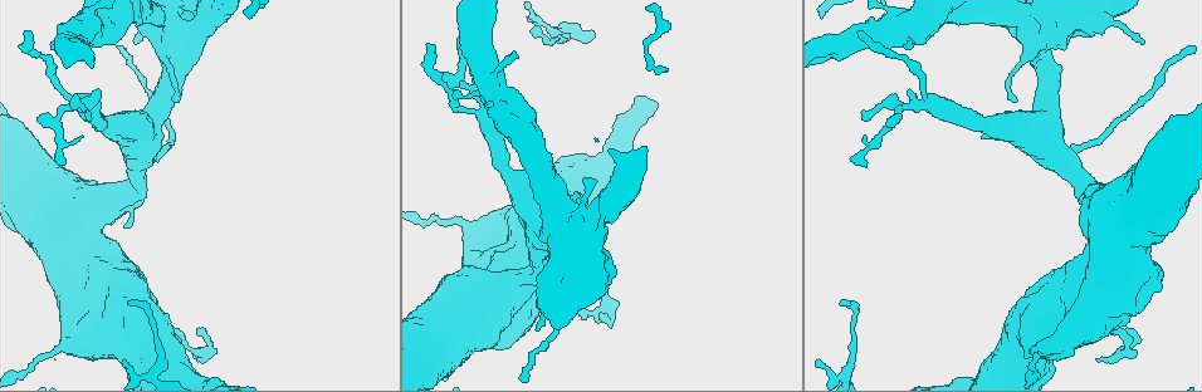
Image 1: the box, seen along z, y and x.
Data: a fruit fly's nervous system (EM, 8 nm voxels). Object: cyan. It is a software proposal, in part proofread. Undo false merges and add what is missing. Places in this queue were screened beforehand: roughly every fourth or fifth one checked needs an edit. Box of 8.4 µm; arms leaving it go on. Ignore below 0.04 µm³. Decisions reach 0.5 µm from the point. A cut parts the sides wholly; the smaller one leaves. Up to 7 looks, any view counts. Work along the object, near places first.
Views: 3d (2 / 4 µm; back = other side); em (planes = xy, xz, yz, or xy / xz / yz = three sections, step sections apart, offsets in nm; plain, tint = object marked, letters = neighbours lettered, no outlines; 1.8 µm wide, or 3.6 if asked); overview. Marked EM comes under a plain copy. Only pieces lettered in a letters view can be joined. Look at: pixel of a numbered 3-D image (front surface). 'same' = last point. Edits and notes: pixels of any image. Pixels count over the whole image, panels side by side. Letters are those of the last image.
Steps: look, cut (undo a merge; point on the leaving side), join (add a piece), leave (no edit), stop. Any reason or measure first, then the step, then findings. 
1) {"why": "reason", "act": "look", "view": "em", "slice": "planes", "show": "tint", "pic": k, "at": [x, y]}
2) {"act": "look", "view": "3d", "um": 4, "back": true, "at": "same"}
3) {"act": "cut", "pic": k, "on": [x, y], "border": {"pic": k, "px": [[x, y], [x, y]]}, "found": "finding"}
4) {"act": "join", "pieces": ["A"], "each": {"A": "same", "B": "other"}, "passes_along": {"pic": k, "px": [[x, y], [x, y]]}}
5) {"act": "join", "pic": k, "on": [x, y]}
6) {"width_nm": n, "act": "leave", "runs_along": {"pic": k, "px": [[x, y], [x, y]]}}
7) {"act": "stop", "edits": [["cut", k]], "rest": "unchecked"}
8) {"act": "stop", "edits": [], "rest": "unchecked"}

{"why": "sharp bend", "act": "look", "view": "3d", "um": 4, "pic": 1, "at": [178, 43]}

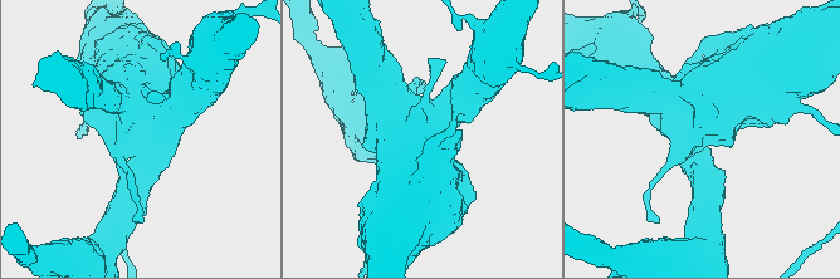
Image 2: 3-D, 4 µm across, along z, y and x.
{"act": "look", "view": "em", "um": 3.6, "slice": "planes", "show": "letters", "pic": 2, "at": [694, 138]}

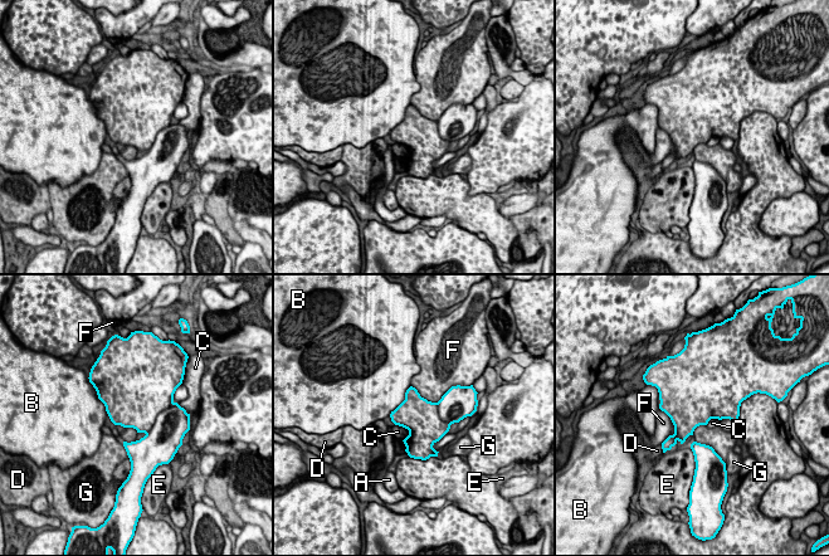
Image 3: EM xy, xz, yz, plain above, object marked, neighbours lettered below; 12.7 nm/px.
{"act": "cut", "pic": 3, "on": [142, 404], "each": {"A": "other", "B": "other", "C": "other", "D": "other", "E": "other", "F": "other", "G": "other"}, "border": {"pic": 3, "px": [[174, 403], [157, 415], [146, 434]]}, "found": "two neurons meet here"}

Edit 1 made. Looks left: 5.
{"why": "narrows sharply", "act": "look", "view": "3d", "um": 4, "back": true, "pic": 1, "at": [1083, 179]}

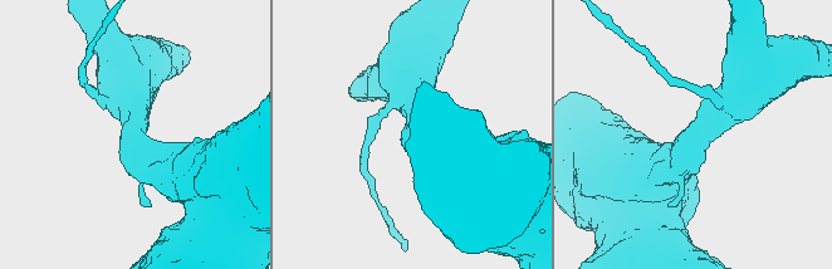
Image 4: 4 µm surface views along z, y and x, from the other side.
{"act": "look", "view": "em", "slice": "planes", "show": "letters", "pic": 4, "at": [692, 138]}

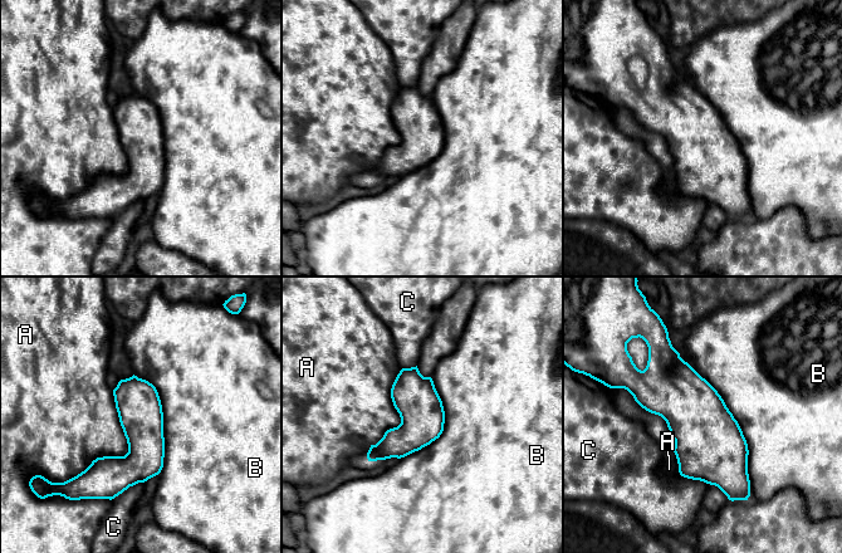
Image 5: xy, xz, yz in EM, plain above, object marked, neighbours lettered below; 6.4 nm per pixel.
{"act": "leave", "each": {"A": "other", "B": "other", "C": "other"}, "found": "one neuron here"}

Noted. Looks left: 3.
{"why": "an open end", "act": "look", "view": "3d", "um": 2, "pic": 1, "at": [429, 45]}

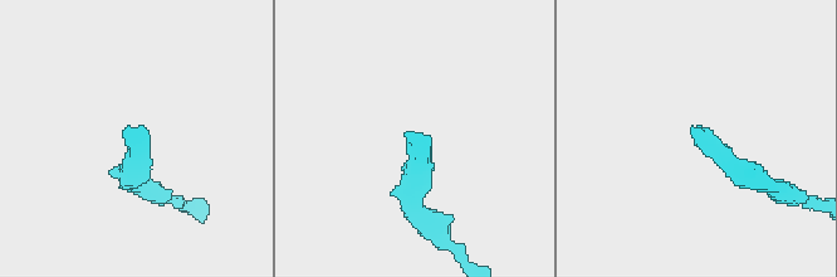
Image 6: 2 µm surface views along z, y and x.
{"why": "need the tissue", "act": "look", "view": "em", "slice": "planes", "show": "letters", "pic": 6, "at": [128, 130]}

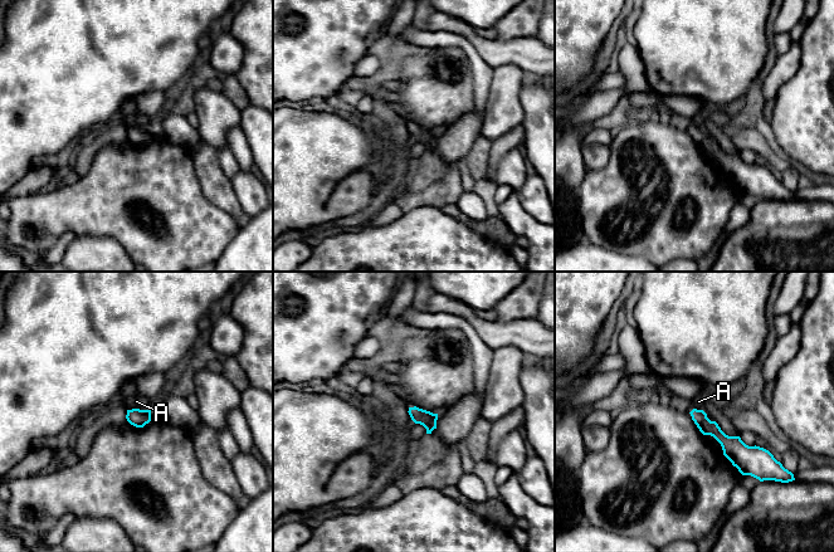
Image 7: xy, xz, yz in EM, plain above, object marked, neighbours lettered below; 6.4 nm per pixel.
{"act": "leave", "each": {"A": "other"}, "runs_along": {"pic": 7, "px": [[694, 413], [737, 452], [760, 452]]}, "found": "none of them fits"}

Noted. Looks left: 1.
{"act": "stop", "edits": [["cut", 3]], "rest": "unchecked"}

